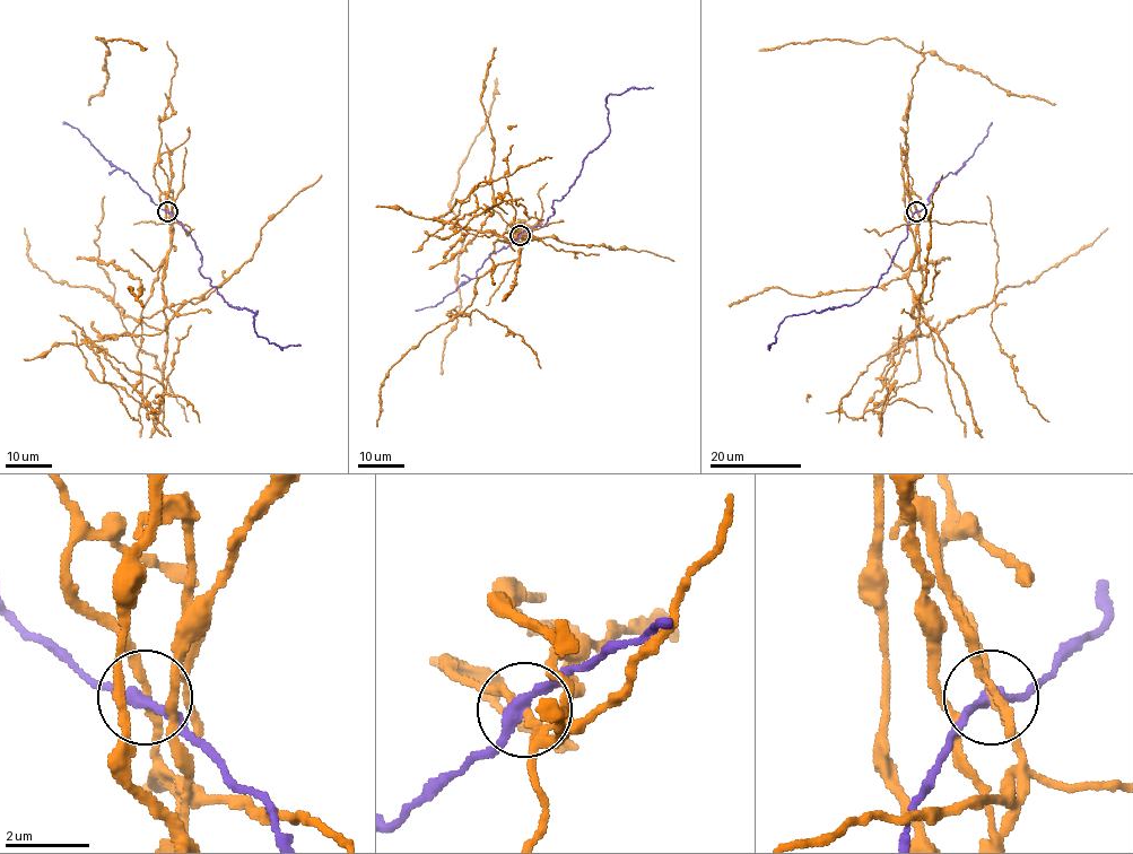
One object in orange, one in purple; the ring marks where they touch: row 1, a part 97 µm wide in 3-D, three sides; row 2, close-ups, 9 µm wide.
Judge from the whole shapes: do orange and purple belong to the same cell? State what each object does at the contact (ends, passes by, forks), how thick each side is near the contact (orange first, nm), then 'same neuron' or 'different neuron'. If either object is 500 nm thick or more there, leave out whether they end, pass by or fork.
orange passes by | purple passes by | 190/280 nm | different neuron

